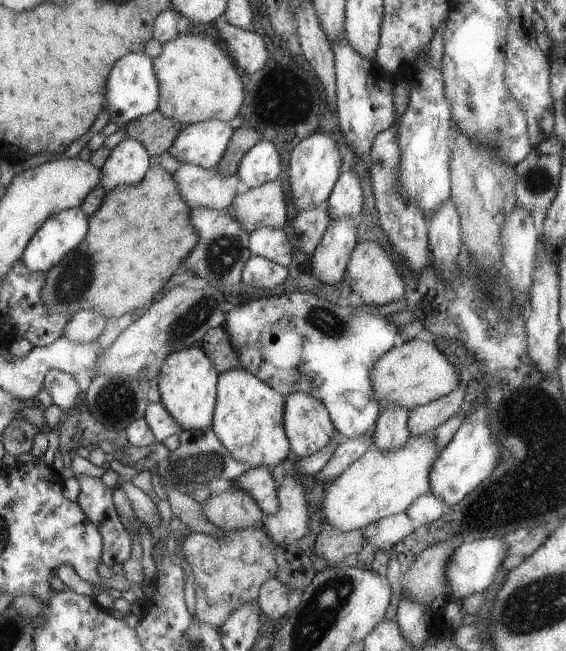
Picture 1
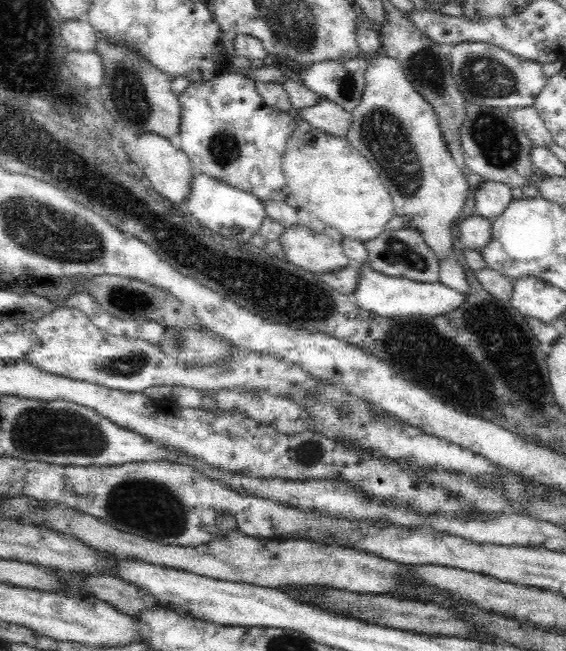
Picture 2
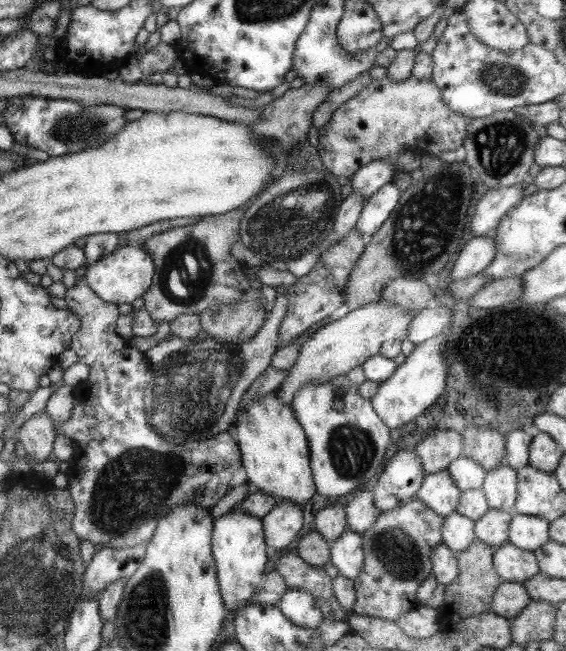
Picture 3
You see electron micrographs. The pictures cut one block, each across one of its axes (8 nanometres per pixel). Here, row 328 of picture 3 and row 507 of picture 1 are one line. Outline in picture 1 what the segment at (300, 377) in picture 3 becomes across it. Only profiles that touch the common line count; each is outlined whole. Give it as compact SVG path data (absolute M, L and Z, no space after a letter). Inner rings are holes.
M435 432L421 436L411 436L401 448L381 452L373 444L359 456L351 466L347 466L341 476L331 482L321 500L321 518L327 526L339 532L353 532L367 528L387 516L403 514L419 496L429 492L429 472L439 456L435 446Z

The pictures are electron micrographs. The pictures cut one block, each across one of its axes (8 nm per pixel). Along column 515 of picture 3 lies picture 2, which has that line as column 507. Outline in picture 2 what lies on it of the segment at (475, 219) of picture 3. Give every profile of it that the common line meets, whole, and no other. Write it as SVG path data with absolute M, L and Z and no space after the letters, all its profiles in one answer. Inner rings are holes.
M484 180L474 190L474 212L484 216L484 218L488 218L492 222L514 200L510 190L512 190L512 186L508 186L508 184Z

